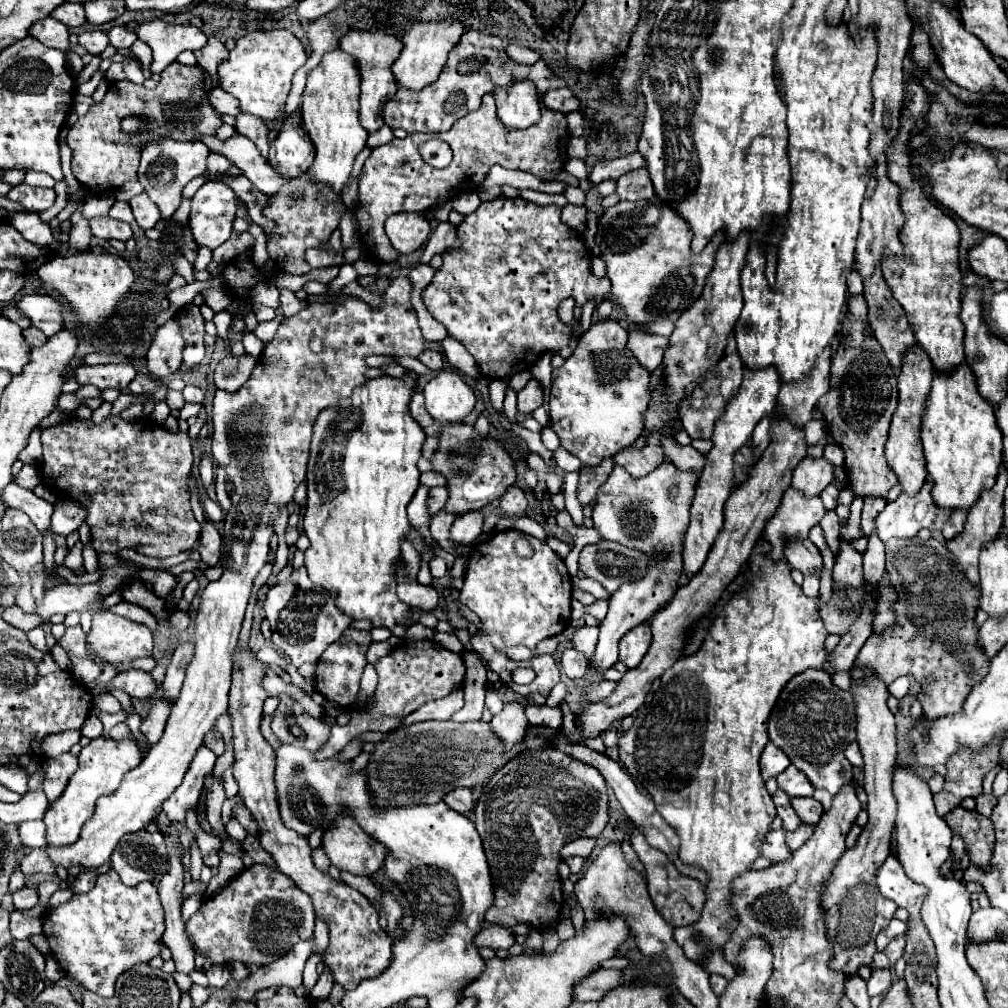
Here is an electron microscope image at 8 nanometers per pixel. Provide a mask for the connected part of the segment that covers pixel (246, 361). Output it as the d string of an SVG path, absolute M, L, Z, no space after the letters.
M249 353L223 359L215 369L215 385L225 391L237 391L237 387L249 379L255 363L257 359L253 359Z

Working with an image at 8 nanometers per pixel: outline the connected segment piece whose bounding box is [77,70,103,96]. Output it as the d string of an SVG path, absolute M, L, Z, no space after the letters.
M98 71L94 73L92 78L84 83L77 86L77 93L83 95L83 96L92 96L92 94L95 92L98 84L103 80L103 75Z

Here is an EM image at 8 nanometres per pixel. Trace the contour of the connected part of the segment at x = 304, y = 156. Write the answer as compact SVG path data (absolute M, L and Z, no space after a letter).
M285 123L269 149L269 163L285 177L299 177L313 163L313 143L295 123Z

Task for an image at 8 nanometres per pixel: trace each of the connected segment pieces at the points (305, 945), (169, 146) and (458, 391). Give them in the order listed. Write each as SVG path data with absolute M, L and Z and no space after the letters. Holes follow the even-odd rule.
M315 937L305 939L305 941L297 943L281 959L251 971L249 979L237 987L237 999L249 1001L255 995L255 991L259 991L263 987L287 985L287 987L297 989L303 981L303 967L305 967L305 961L311 957L313 947L315 947Z
M161 137L159 141L149 141L147 145L159 145L159 147L149 147L145 149L149 153L149 157L143 157L141 165L139 165L139 181L145 189L145 193L151 197L151 201L159 207L161 215L165 219L169 219L179 203L181 203L181 191L183 187L197 175L201 175L205 169L207 169L207 155L209 155L209 149L205 143L185 143L185 141L175 141L175 139L169 139L169 137ZM195 145L201 145L201 147L195 147ZM189 161L195 161L189 163ZM203 161L203 165L201 165Z
M455 371L437 373L425 385L423 395L429 415L443 425L463 423L475 407L473 389Z

